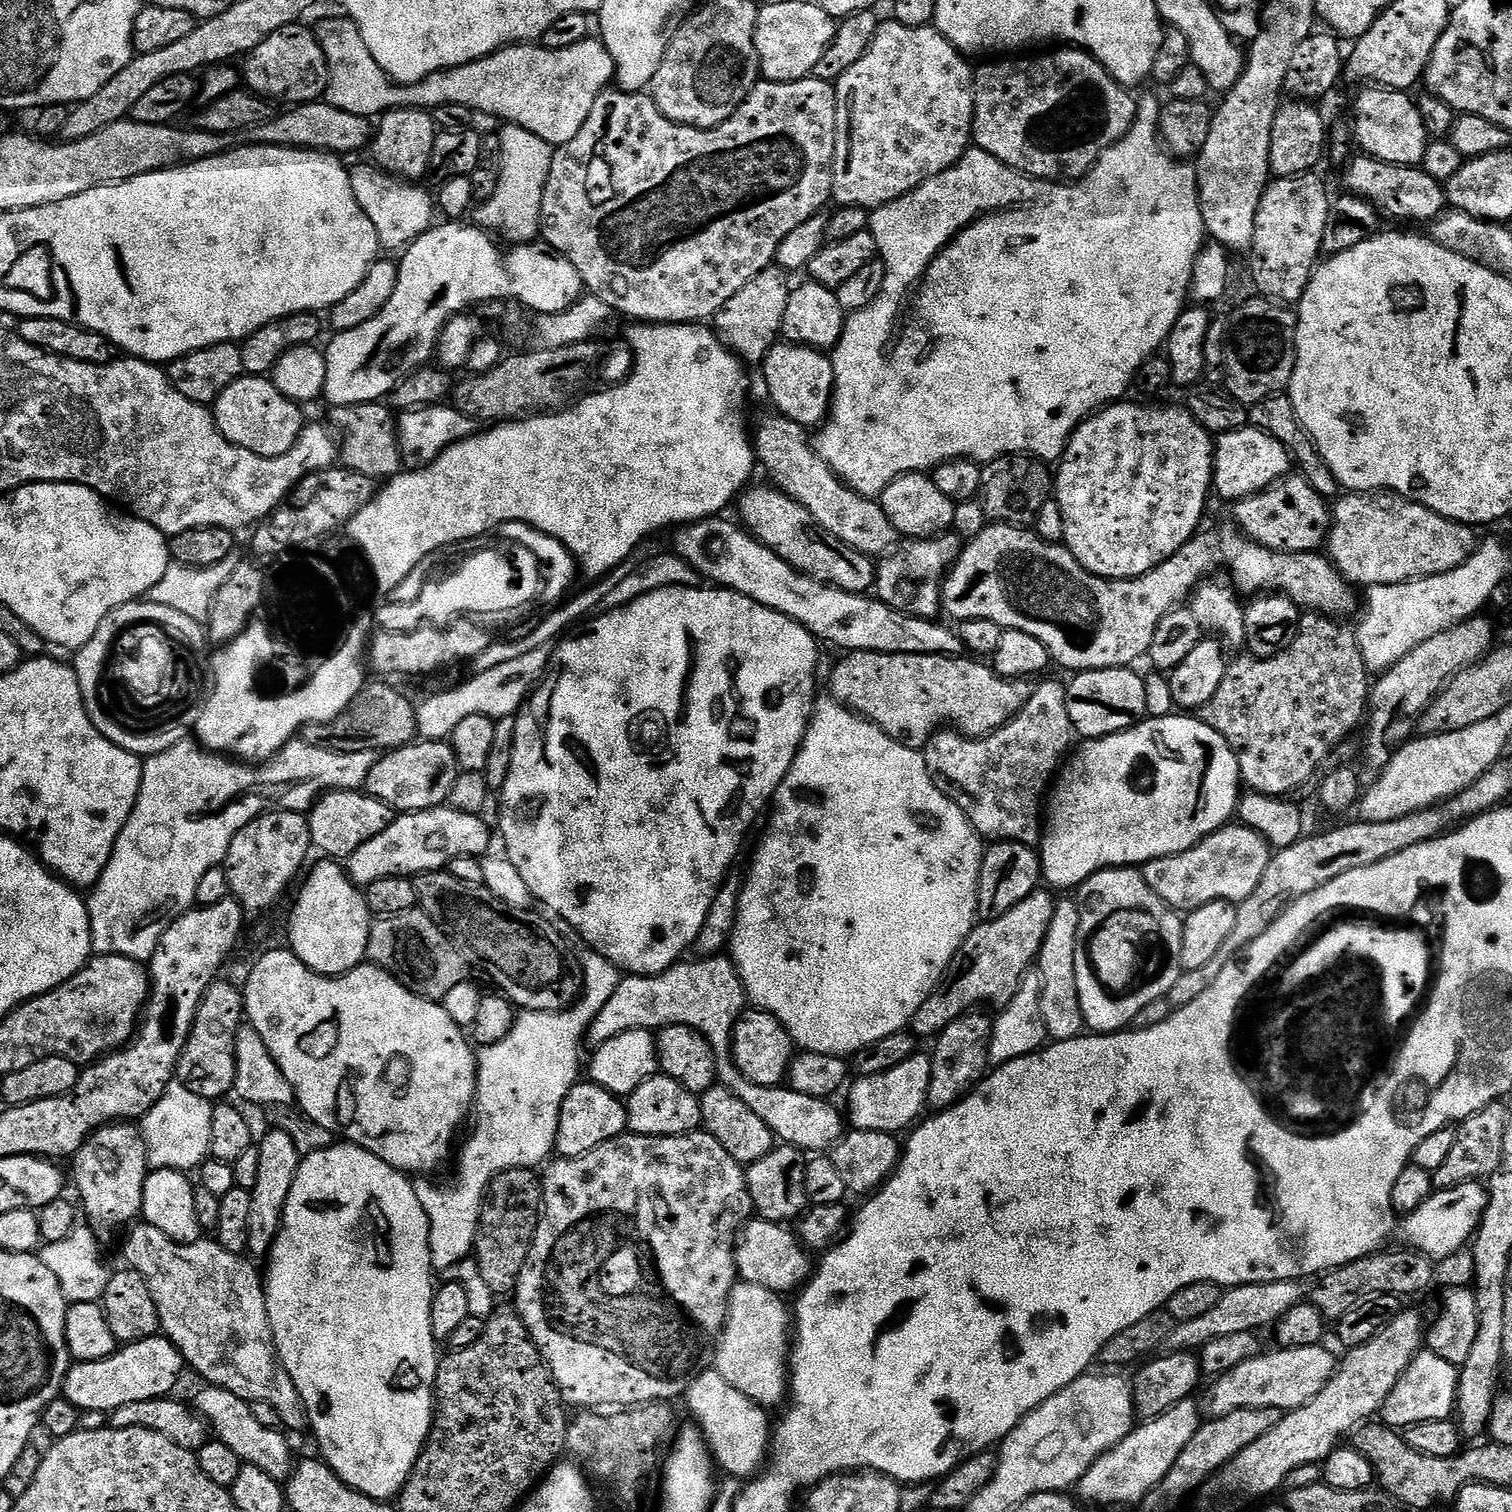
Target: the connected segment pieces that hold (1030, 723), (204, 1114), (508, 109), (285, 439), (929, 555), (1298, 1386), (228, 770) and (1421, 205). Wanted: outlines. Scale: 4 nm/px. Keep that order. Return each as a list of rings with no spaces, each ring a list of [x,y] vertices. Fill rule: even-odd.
[[[1048,680],[1045,684],[1042,684],[1042,682],[1037,683],[1030,702],[1026,702],[1026,706],[1022,706],[1022,710],[1018,715],[1006,726],[999,728],[997,732],[992,732],[989,736],[973,738],[963,736],[962,733],[955,730],[941,730],[932,735],[928,741],[924,743],[922,751],[924,761],[926,762],[926,770],[930,770],[930,778],[934,782],[934,786],[938,786],[938,790],[947,792],[948,795],[956,801],[957,806],[962,809],[966,814],[966,818],[972,823],[973,830],[985,841],[999,842],[1002,840],[1013,840],[1019,844],[1027,844],[1029,846],[1039,845],[1042,835],[1042,809],[1046,804],[1046,793],[1049,791],[1050,785],[1053,783],[1062,761],[1069,755],[1070,749],[1073,747],[1072,740],[1074,741],[1074,733],[1072,723],[1070,722],[1070,710],[1066,710],[1067,693],[1067,687],[1065,687],[1063,683],[1059,684],[1056,680]]]
[[[173,1082],[158,1098],[158,1102],[142,1118],[142,1135],[148,1166],[152,1170],[178,1170],[188,1174],[199,1169],[210,1156],[210,1118],[213,1101],[194,1094],[194,1090],[186,1090],[178,1082]]]
[[[337,14],[333,20],[324,20],[320,25],[315,25],[314,31],[316,41],[322,46],[328,59],[326,100],[336,108],[361,114],[383,114],[394,108],[435,110],[438,106],[457,104],[471,108],[476,114],[485,112],[488,116],[497,116],[504,120],[500,122],[505,125],[516,124],[519,128],[530,130],[530,134],[538,134],[538,138],[553,146],[570,142],[570,138],[574,138],[574,134],[582,130],[586,118],[590,118],[590,110],[594,110],[594,102],[598,102],[598,94],[602,94],[613,83],[616,74],[616,63],[614,58],[610,58],[603,40],[589,38],[574,46],[566,46],[566,50],[550,50],[536,42],[509,44],[507,48],[491,52],[481,60],[430,74],[417,84],[398,84],[386,75],[378,62],[374,62],[366,42],[362,42],[358,26],[347,16]]]
[[[239,376],[217,398],[212,408],[212,417],[218,430],[234,446],[250,450],[262,458],[278,458],[286,454],[298,442],[302,430],[306,427],[305,409],[295,404],[268,376]]]
[[[951,530],[921,540],[905,539],[891,552],[879,557],[876,564],[875,599],[908,616],[917,616],[923,620],[937,619],[942,612],[944,578],[951,572],[965,543],[958,533]]]
[[[1302,1346],[1302,1350],[1277,1347],[1276,1352],[1261,1351],[1259,1356],[1250,1358],[1224,1376],[1211,1381],[1212,1389],[1202,1399],[1202,1408],[1209,1417],[1225,1416],[1234,1410],[1247,1408],[1278,1408],[1281,1413],[1292,1412],[1306,1406],[1336,1372],[1337,1357],[1332,1357],[1324,1346]]]
[[[185,738],[180,740],[170,750],[166,750],[157,756],[147,757],[143,761],[144,773],[142,782],[138,790],[138,798],[122,834],[118,834],[116,845],[112,851],[110,862],[106,870],[98,878],[98,882],[93,884],[90,895],[87,897],[88,917],[90,918],[90,930],[92,931],[92,950],[96,956],[125,956],[131,960],[141,962],[151,961],[153,954],[156,953],[156,945],[159,944],[162,934],[171,926],[176,919],[189,908],[196,904],[196,891],[198,882],[202,879],[202,874],[211,868],[219,868],[228,857],[230,842],[234,842],[234,834],[242,830],[254,818],[264,815],[265,812],[279,810],[281,812],[302,812],[307,813],[312,805],[324,795],[325,792],[336,790],[346,790],[347,792],[359,792],[364,788],[366,778],[370,778],[370,770],[374,770],[378,754],[374,750],[354,750],[353,752],[331,752],[330,750],[318,750],[318,746],[310,746],[303,738],[293,738],[291,742],[281,752],[277,752],[270,760],[260,763],[241,762],[236,758],[229,758],[224,754],[209,752],[203,744],[195,739]]]
[[[1353,155],[1347,161],[1348,169],[1344,172],[1344,184],[1349,193],[1369,200],[1384,214],[1389,212],[1400,220],[1425,220],[1431,222],[1444,215],[1449,207],[1448,193],[1441,181],[1430,178],[1423,167],[1411,164],[1391,164],[1375,160],[1370,155]]]

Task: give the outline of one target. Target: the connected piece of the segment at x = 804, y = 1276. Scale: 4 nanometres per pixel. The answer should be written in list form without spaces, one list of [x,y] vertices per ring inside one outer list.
[[[752,1218],[740,1229],[734,1245],[736,1257],[736,1275],[745,1284],[762,1286],[777,1294],[795,1293],[808,1283],[808,1277],[814,1271],[813,1261],[801,1244],[799,1237],[784,1224],[775,1224],[769,1220]]]

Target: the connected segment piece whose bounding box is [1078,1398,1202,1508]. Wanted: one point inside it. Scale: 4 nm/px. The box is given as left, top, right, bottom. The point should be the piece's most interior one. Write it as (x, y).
(1126, 1474)

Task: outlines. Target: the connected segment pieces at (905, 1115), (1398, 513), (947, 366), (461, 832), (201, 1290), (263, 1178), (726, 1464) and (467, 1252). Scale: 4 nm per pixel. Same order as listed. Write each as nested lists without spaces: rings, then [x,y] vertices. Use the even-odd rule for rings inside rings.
[[[917,1054],[906,1062],[902,1062],[902,1066],[894,1066],[894,1070],[886,1070],[882,1074],[873,1076],[859,1077],[855,1081],[857,1084],[853,1083],[847,1089],[849,1092],[846,1116],[851,1127],[893,1134],[900,1134],[903,1128],[911,1129],[921,1119],[920,1111],[925,1111],[928,1103],[931,1065],[931,1055]]]
[[[1387,491],[1344,494],[1332,508],[1326,555],[1345,580],[1365,589],[1383,584],[1401,584],[1424,576],[1446,574],[1466,562],[1476,551],[1478,536],[1466,524],[1442,518],[1434,510]]]
[[[1141,95],[1136,105],[1136,117],[1128,133],[1114,146],[1107,148],[1098,158],[1095,166],[1089,170],[1081,180],[1075,182],[1037,180],[1036,177],[1026,176],[1024,173],[1008,167],[1007,164],[1003,164],[998,158],[986,154],[982,149],[972,146],[969,147],[965,156],[950,170],[946,170],[942,174],[930,178],[914,191],[906,193],[902,198],[898,198],[894,202],[883,204],[882,207],[875,209],[875,211],[871,213],[870,230],[876,239],[878,258],[884,264],[886,278],[882,282],[882,290],[878,294],[878,298],[874,298],[874,302],[870,302],[870,306],[851,313],[851,315],[845,319],[842,338],[837,342],[835,348],[831,349],[830,359],[832,369],[834,370],[834,382],[836,383],[835,386],[832,387],[832,406],[828,410],[828,415],[824,423],[819,425],[818,431],[815,433],[817,436],[814,436],[816,453],[831,466],[832,471],[835,472],[848,487],[863,496],[879,498],[882,490],[886,490],[886,486],[890,486],[890,482],[894,482],[894,478],[898,478],[907,472],[927,473],[929,470],[938,467],[938,465],[945,464],[948,460],[963,460],[967,458],[983,466],[991,462],[991,460],[998,459],[1000,456],[1027,454],[1037,460],[1043,460],[1045,462],[1051,462],[1051,460],[1052,462],[1059,461],[1060,457],[1064,454],[1064,448],[1068,445],[1068,440],[1071,438],[1072,433],[1075,432],[1085,417],[1097,406],[1107,405],[1113,398],[1121,397],[1118,395],[1127,388],[1128,384],[1130,386],[1130,382],[1135,381],[1136,371],[1140,369],[1142,362],[1146,362],[1150,357],[1157,355],[1157,353],[1167,345],[1168,335],[1174,326],[1174,322],[1178,322],[1181,312],[1184,311],[1186,305],[1189,303],[1194,266],[1196,265],[1198,254],[1206,246],[1206,233],[1204,230],[1202,210],[1200,209],[1200,184],[1196,181],[1195,167],[1193,167],[1191,163],[1185,162],[1183,159],[1177,158],[1167,151],[1162,150],[1162,141],[1160,138],[1161,107],[1161,101],[1156,101],[1152,96],[1143,97]]]
[[[447,806],[397,815],[396,821],[386,826],[382,834],[370,838],[370,842],[362,842],[348,856],[346,871],[357,886],[367,886],[378,878],[415,878],[424,872],[439,872],[447,869],[451,860],[463,856],[483,857],[491,849],[488,847],[492,836],[494,840],[493,829],[492,832],[488,829],[484,819],[483,815],[462,814],[462,810]]]
[[[143,1222],[129,1227],[127,1232],[124,1260],[128,1264],[125,1265],[131,1271],[142,1274],[146,1286],[150,1286],[150,1298],[154,1298],[154,1306],[158,1306],[160,1332],[179,1350],[185,1365],[191,1371],[193,1368],[211,1387],[230,1390],[230,1394],[238,1394],[238,1398],[249,1404],[267,1402],[269,1406],[274,1406],[274,1410],[278,1410],[281,1425],[289,1433],[305,1431],[308,1428],[308,1415],[290,1374],[276,1353],[276,1339],[272,1336],[266,1310],[264,1280],[261,1273],[260,1276],[256,1273],[255,1266],[251,1264],[253,1261],[230,1254],[230,1250],[212,1238],[179,1244],[166,1238],[162,1230],[154,1230],[154,1226]]]
[[[283,1127],[268,1132],[259,1137],[258,1147],[258,1183],[250,1189],[250,1238],[248,1252],[253,1257],[267,1257],[272,1251],[272,1244],[280,1232],[280,1225],[284,1223],[284,1207],[286,1198],[290,1198],[290,1186],[294,1186],[294,1178],[298,1174],[302,1154],[298,1146],[294,1146],[294,1138]]]
[[[701,1370],[692,1377],[686,1393],[695,1427],[704,1433],[712,1459],[729,1477],[752,1478],[765,1467],[770,1452],[769,1413],[750,1399],[742,1390],[734,1390],[722,1374]]]
[[[590,947],[583,951],[580,968],[584,971],[584,989],[579,989],[578,999],[570,1010],[521,1011],[502,1042],[485,1044],[479,1049],[476,1099],[470,1113],[468,1141],[459,1145],[455,1157],[456,1181],[452,1185],[435,1184],[432,1178],[415,1181],[418,1202],[422,1202],[430,1226],[428,1241],[433,1269],[452,1268],[473,1255],[481,1201],[499,1172],[511,1168],[535,1169],[536,1164],[543,1165],[553,1155],[562,1102],[578,1083],[576,1071],[582,1068],[580,1044],[582,1048],[590,1022],[610,1002],[622,979],[621,969],[602,958],[602,954]]]

